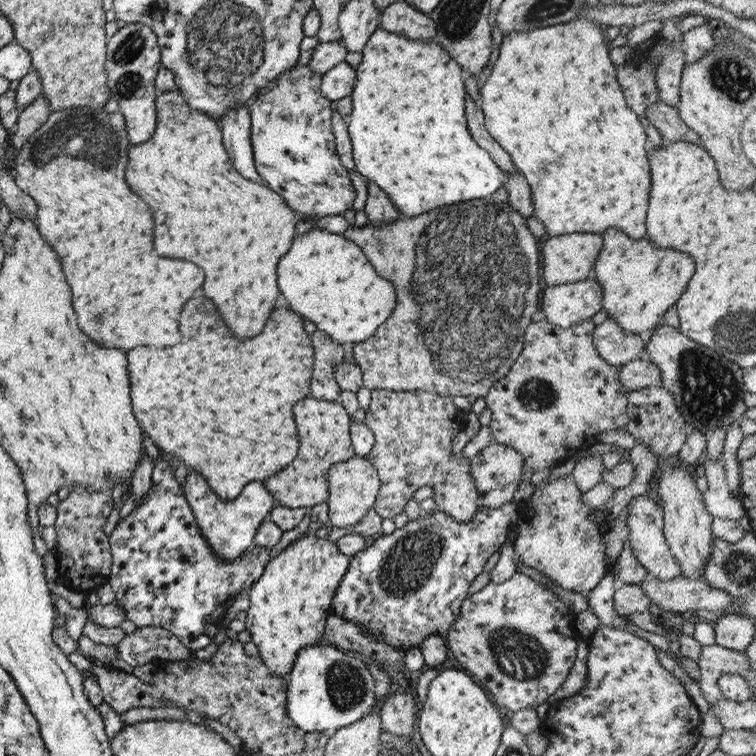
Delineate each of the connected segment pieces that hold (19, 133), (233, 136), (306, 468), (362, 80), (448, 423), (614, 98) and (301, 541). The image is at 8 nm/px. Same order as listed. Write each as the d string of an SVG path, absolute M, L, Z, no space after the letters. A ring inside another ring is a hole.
M37 96L29 106L19 112L15 121L15 130L11 131L11 147L17 152L21 146L25 145L25 141L29 136L37 130L49 116L49 104L43 96Z
M248 104L225 110L225 114L221 114L219 124L225 152L237 174L247 178L249 182L264 183L253 164Z
M303 397L293 406L293 422L297 428L299 449L293 460L262 484L274 504L287 508L315 506L327 500L327 471L337 462L345 462L354 454L349 438L350 417L338 402Z
M375 29L361 49L361 60L355 68L355 85L349 95L351 113L346 120L346 131L354 170L381 188L402 217L413 218L455 202L487 198L505 183L506 173L471 140L465 128L461 68L433 38L409 40L401 34Z
M373 389L364 424L373 434L373 446L366 454L367 460L377 470L379 487L373 503L373 510L381 518L393 518L404 510L404 505L412 499L413 493L420 486L433 488L435 508L443 514L449 514L455 522L469 522L476 514L479 505L475 491L475 482L469 474L469 462L461 453L453 454L451 439L463 428L465 412L455 408L451 397L441 397L431 391L389 391Z
M577 18L569 22L537 28L529 32L509 32L503 35L499 46L497 60L491 68L479 91L481 97L481 112L485 112L485 128L497 140L497 144L505 150L513 166L517 166L519 173L525 178L531 192L533 202L533 216L539 220L545 234L550 237L571 233L602 233L609 228L617 228L625 232L629 238L639 240L646 236L645 217L650 191L650 172L645 151L645 130L637 115L627 106L623 92L616 80L615 65L607 56L607 44L601 24L590 22L588 19Z
M310 530L267 561L263 573L249 590L249 608L244 622L245 630L251 635L251 642L257 646L258 656L267 666L269 674L287 676L298 650L322 638L325 619L332 614L333 593L348 569L349 560L350 557L337 550L334 542L317 538Z

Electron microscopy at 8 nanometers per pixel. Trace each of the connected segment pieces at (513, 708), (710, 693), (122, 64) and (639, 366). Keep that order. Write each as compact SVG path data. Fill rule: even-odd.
M513 573L508 579L500 583L493 583L489 581L481 590L465 597L460 604L459 614L455 617L455 621L451 623L449 632L443 636L446 648L451 652L453 658L457 660L457 664L463 668L462 670L469 674L471 678L477 683L488 698L497 706L506 716L521 710L524 707L536 707L541 703L546 702L546 698L553 694L567 674L569 674L570 666L573 664L578 646L579 635L574 628L574 620L576 614L573 610L569 610L565 604L557 598L551 591L548 591L543 585L530 577L521 573Z
M711 644L700 646L700 654L696 660L700 672L697 685L709 706L723 699L716 684L722 674L745 675L747 671L751 671L743 652L734 652Z
M125 24L105 43L107 88L123 114L128 144L141 144L153 134L157 117L154 78L160 66L157 36L145 24Z
M634 360L618 368L616 380L627 392L640 391L643 388L658 386L660 376L658 368L652 363L643 360Z

